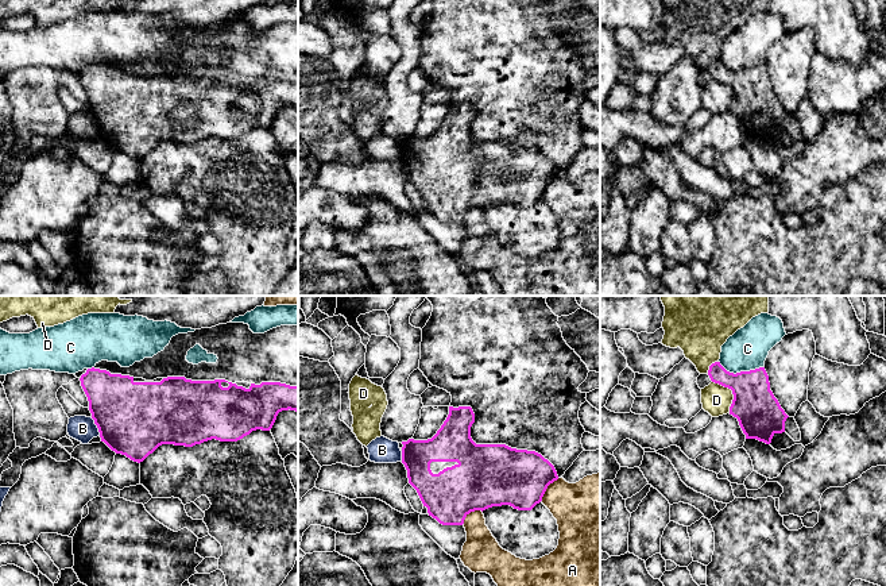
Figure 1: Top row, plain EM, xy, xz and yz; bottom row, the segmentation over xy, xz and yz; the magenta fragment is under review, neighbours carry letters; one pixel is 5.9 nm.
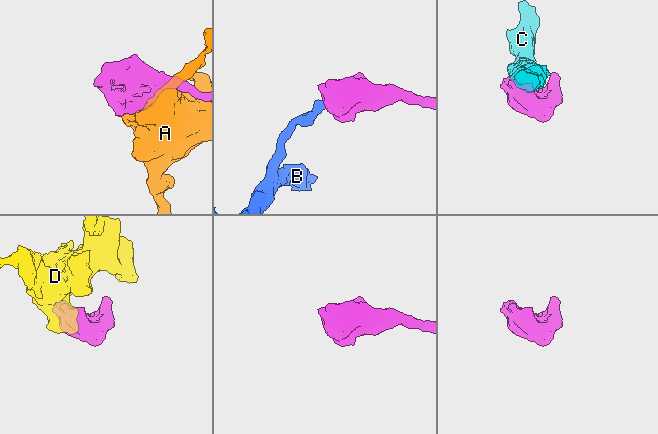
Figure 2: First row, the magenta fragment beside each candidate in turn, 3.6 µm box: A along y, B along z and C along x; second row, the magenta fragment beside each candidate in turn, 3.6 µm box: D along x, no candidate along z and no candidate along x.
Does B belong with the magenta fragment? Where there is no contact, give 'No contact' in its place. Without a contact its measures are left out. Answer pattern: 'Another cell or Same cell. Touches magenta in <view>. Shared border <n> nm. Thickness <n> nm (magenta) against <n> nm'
Another cell. Touches magenta in xy. Shared border 130 nm. Thickness 440 nm (magenta) against 150 nm

